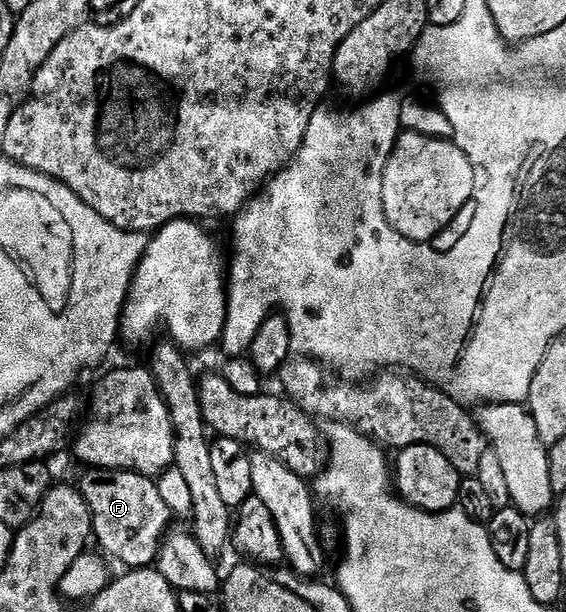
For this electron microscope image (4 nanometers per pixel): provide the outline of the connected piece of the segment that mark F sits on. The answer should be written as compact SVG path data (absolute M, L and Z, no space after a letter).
M90 470L80 483L80 491L94 518L93 539L114 560L127 569L155 563L160 541L167 535L166 523L172 520L160 498L157 483L149 476L125 470Z

